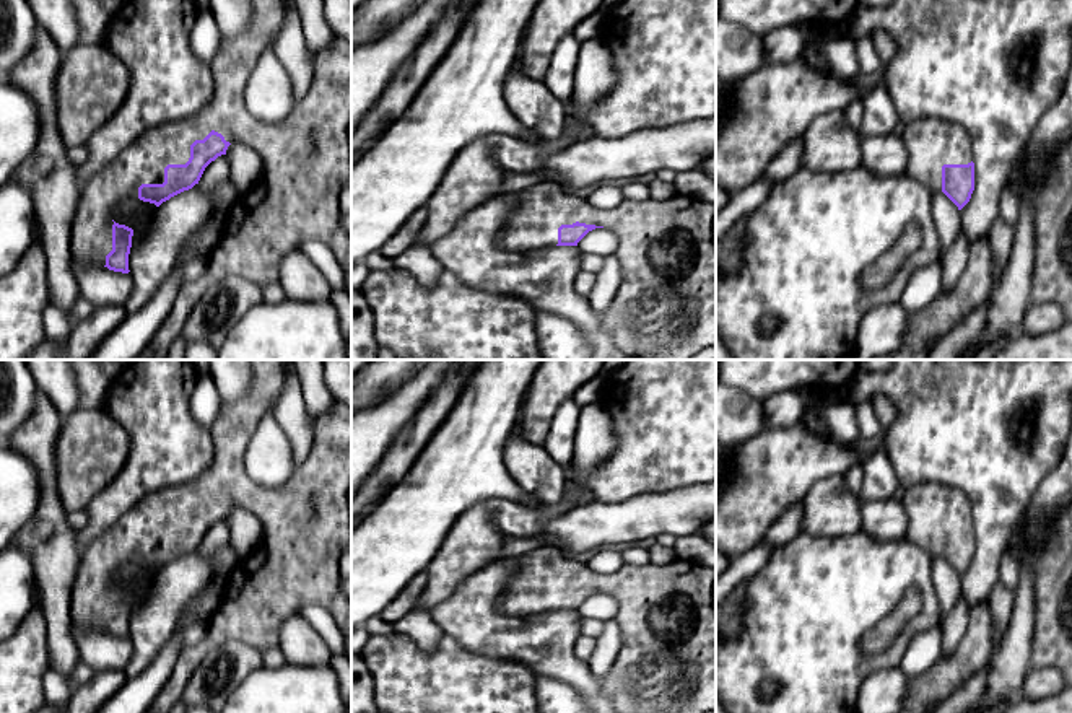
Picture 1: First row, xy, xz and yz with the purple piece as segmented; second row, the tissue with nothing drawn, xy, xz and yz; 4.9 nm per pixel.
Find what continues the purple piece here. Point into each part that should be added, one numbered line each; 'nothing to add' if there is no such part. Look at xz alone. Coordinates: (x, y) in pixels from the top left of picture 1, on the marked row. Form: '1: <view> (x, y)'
1: xz (666, 305)

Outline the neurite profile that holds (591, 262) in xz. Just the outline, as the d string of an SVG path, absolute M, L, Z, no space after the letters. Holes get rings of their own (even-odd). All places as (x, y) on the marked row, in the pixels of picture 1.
M579 251L579 260L581 270L587 270L595 275L604 267L605 257Z

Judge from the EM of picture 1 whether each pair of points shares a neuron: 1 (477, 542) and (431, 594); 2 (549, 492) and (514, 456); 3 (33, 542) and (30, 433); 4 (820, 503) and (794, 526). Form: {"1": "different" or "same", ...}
{"1": "same", "2": "same", "3": "same", "4": "different"}

